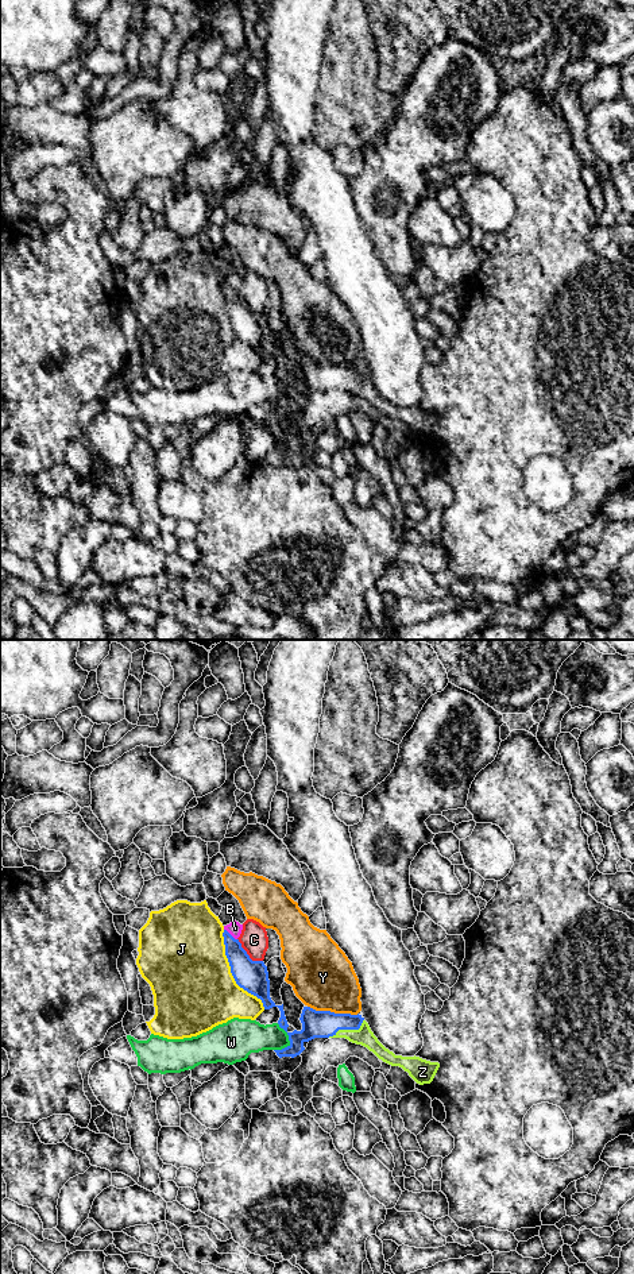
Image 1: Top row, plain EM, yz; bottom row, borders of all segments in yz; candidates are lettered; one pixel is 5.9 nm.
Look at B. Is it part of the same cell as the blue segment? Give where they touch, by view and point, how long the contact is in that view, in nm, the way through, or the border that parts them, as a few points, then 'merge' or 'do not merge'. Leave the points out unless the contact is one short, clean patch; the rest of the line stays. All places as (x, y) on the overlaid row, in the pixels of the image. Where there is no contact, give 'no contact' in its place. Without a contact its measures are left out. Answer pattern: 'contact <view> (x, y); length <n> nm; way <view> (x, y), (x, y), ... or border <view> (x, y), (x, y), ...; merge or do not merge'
contact yz (229, 934); length 100 nm; way yz (246, 972), (234, 952), (229, 934), (235, 929); merge

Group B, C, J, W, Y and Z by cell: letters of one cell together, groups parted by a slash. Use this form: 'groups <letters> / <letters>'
groups B Z / C / J / W / Y

